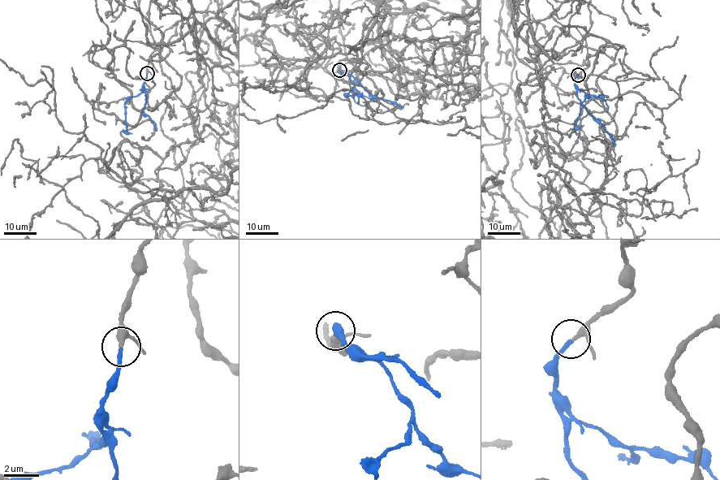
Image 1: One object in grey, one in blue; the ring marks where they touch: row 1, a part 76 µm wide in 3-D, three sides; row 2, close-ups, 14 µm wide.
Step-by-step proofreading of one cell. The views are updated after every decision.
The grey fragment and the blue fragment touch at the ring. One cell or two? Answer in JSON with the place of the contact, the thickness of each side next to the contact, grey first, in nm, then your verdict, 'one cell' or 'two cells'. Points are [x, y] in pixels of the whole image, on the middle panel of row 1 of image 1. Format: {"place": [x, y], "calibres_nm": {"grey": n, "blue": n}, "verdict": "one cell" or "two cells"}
{"place": [339, 70], "calibres_nm": {"grey": 240, "blue": 220}, "verdict": "one cell"}

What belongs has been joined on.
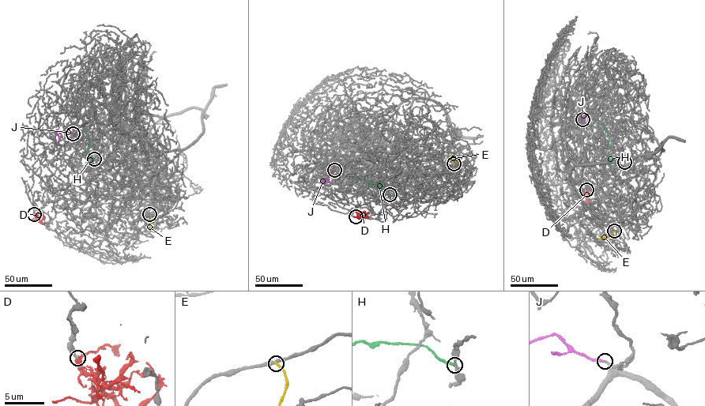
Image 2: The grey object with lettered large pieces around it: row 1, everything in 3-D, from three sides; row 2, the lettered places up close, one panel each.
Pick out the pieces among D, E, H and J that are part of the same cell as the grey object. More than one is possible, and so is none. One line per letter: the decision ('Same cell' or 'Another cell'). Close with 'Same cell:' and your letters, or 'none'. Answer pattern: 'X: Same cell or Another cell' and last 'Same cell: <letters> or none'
D: Another cell
E: Another cell
H: Another cell
J: Same cell
Same cell: J

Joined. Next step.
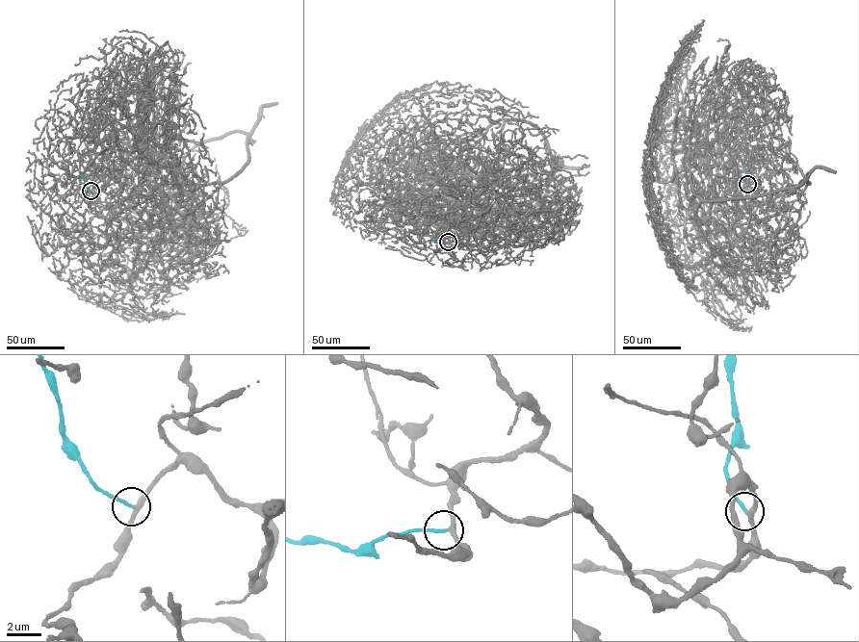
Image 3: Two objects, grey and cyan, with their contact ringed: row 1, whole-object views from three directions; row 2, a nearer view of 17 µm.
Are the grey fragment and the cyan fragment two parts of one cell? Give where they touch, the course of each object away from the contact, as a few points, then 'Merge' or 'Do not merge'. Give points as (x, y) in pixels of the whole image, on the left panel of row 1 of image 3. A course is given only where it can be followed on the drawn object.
Place: (91, 191). Course of grey: (91, 191), (124, 182), (146, 196), (196, 146), (248, 135), (231, 178), (104, 209), (55, 251), (27, 216). Course of cyan: (91, 191), (82, 174). Merge

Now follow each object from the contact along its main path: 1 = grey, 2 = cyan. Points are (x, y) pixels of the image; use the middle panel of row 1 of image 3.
1: (448, 242), (455, 205), (539, 202), (538, 130), (490, 123), (447, 217), (404, 238), (426, 258), (385, 247)
2: (448, 242), (430, 241)

